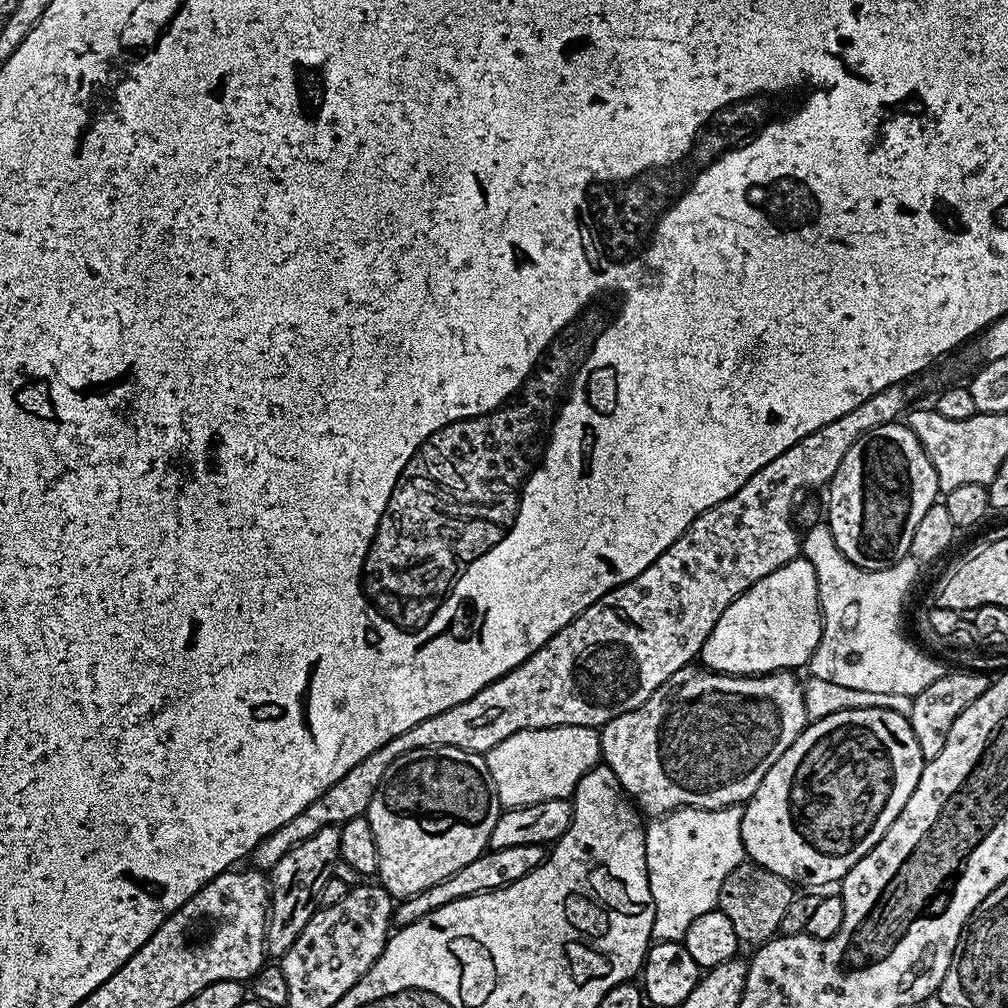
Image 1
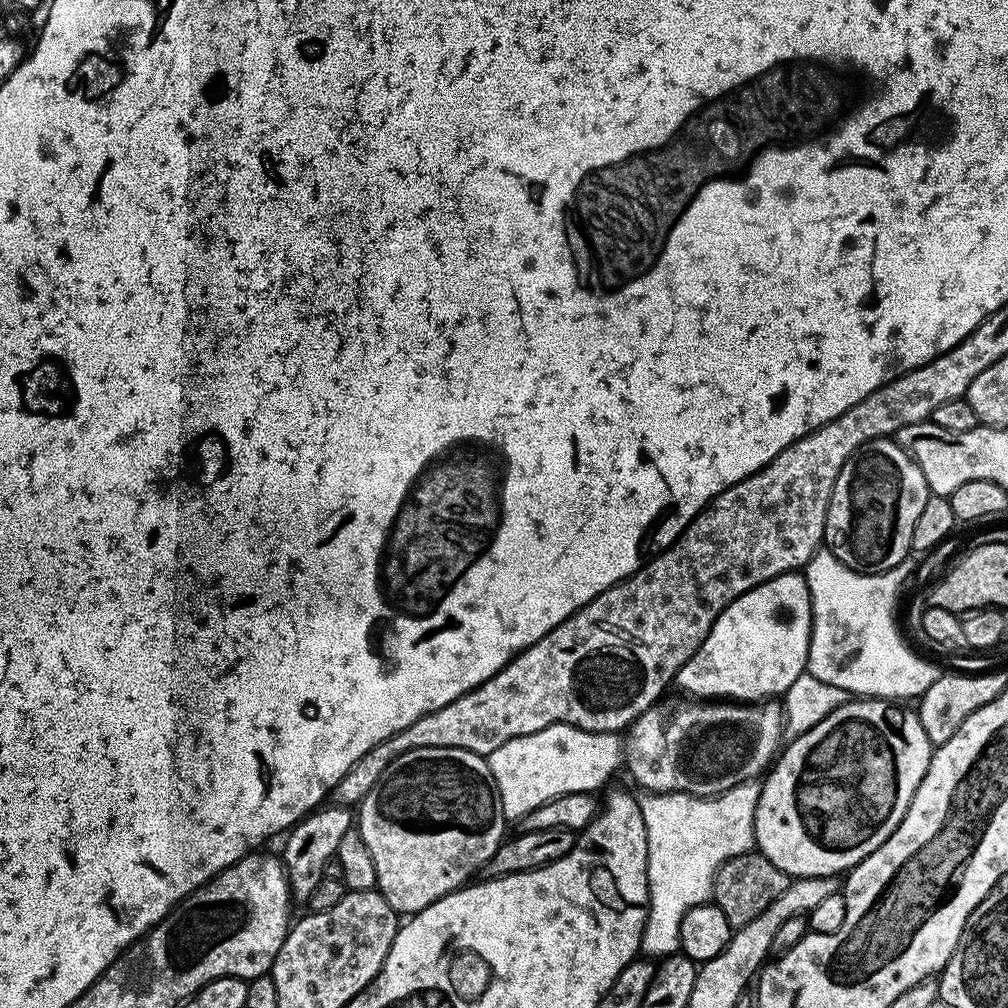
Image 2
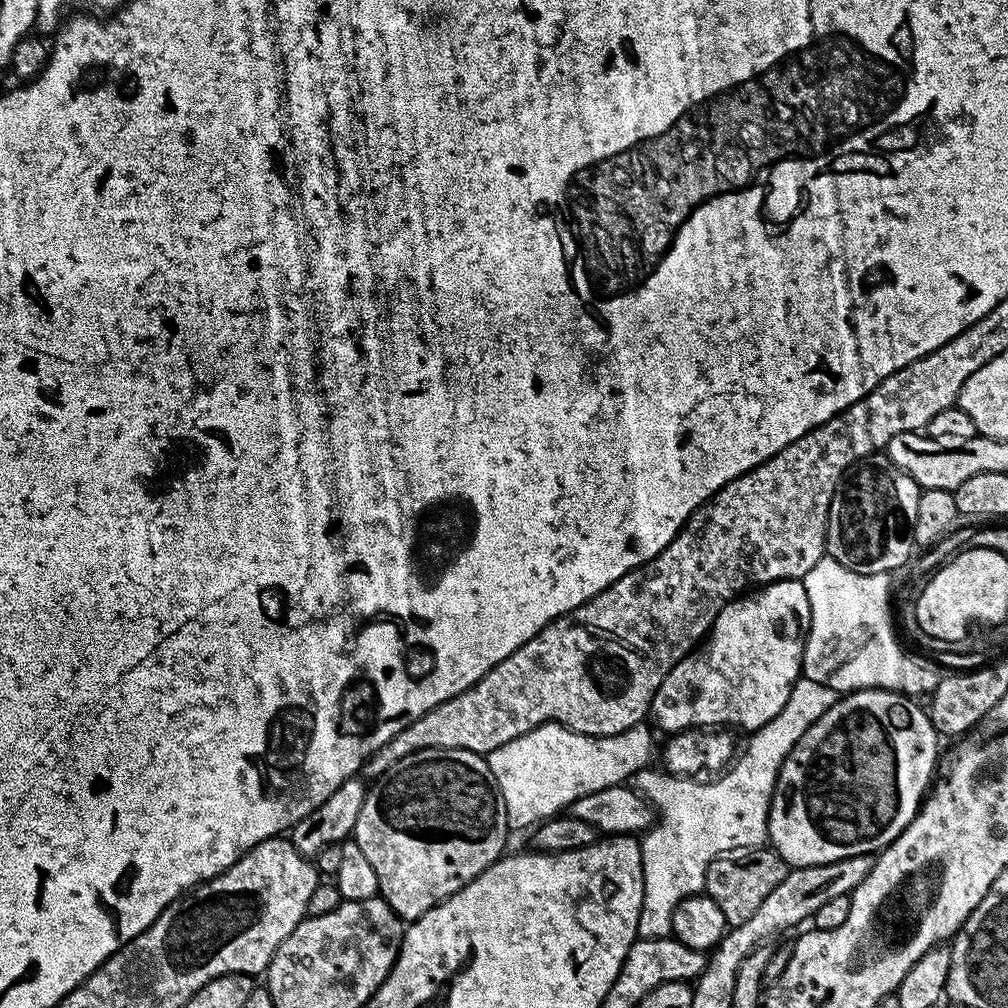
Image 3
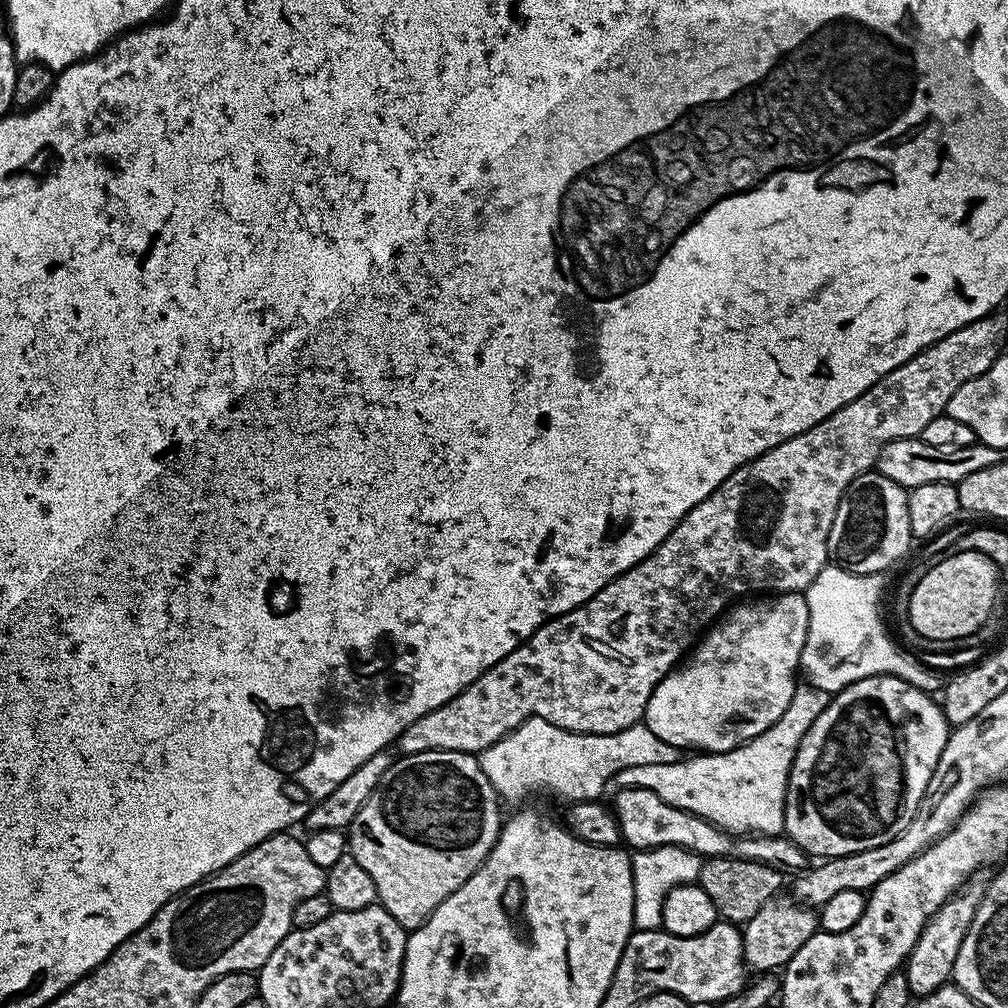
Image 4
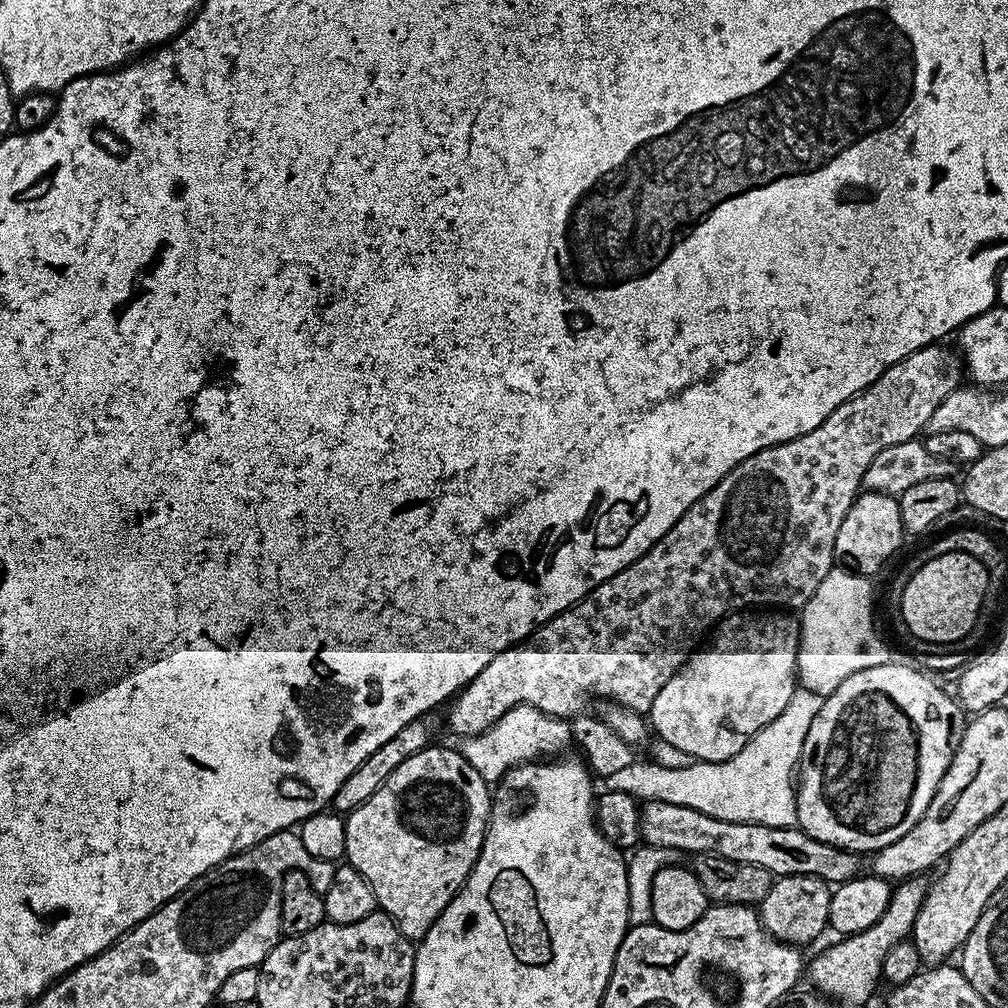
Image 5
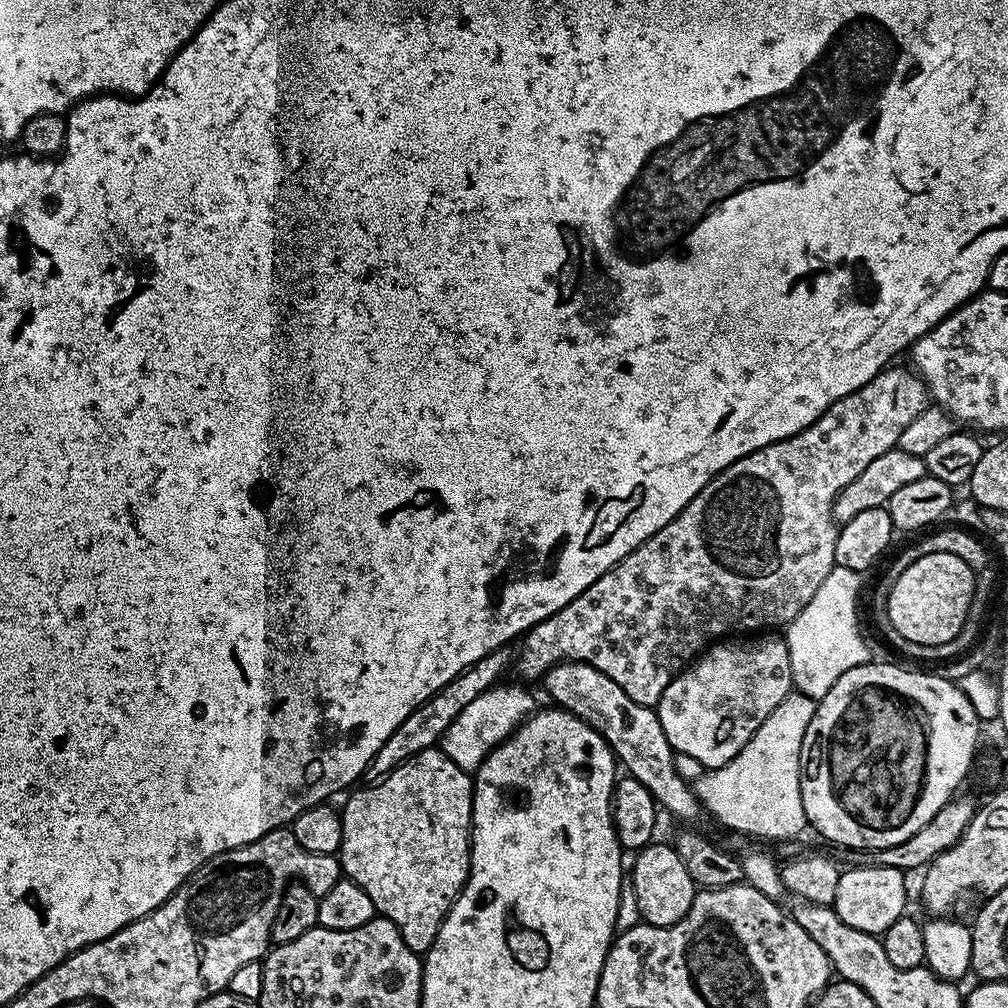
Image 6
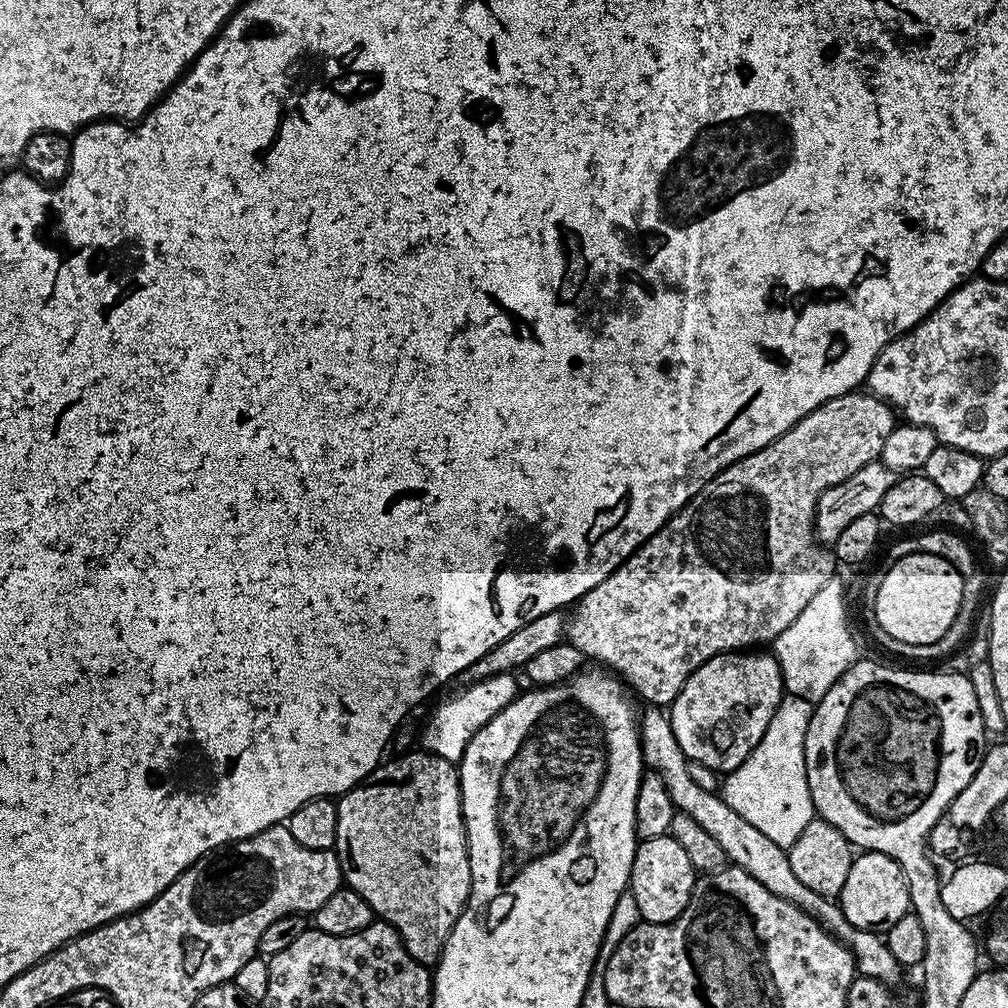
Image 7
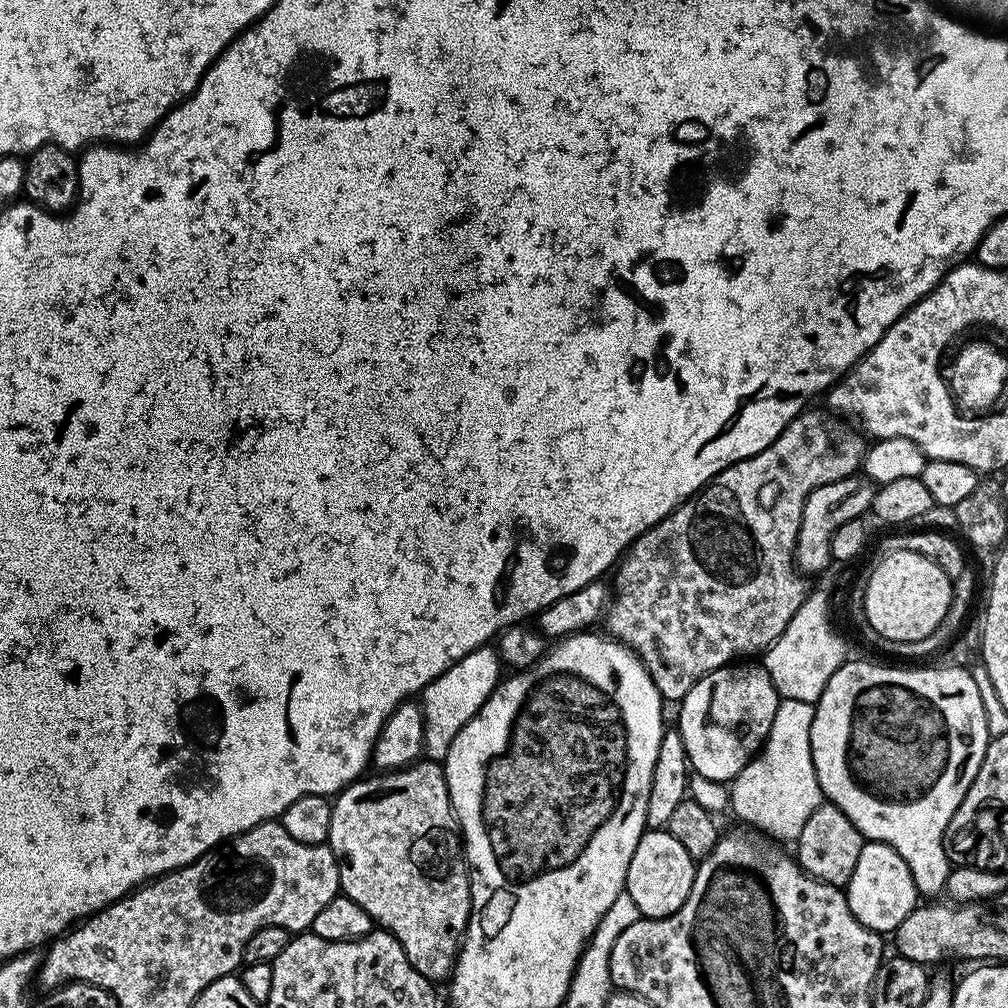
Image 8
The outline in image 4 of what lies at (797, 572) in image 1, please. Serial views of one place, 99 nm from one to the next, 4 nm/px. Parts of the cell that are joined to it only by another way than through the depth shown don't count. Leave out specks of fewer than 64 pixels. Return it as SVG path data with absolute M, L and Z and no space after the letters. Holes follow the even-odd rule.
M799 592L764 594L733 603L703 633L691 655L658 682L643 723L662 742L704 754L728 752L753 740L774 726L790 706L809 626L808 598Z

